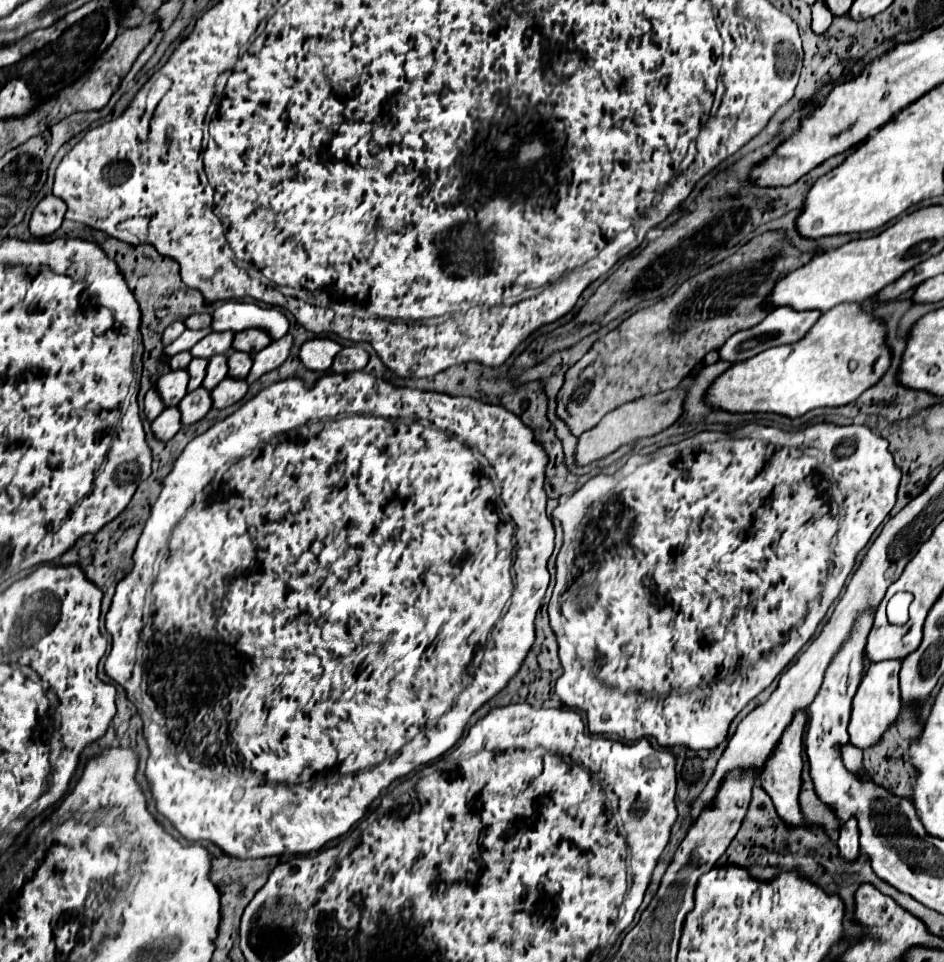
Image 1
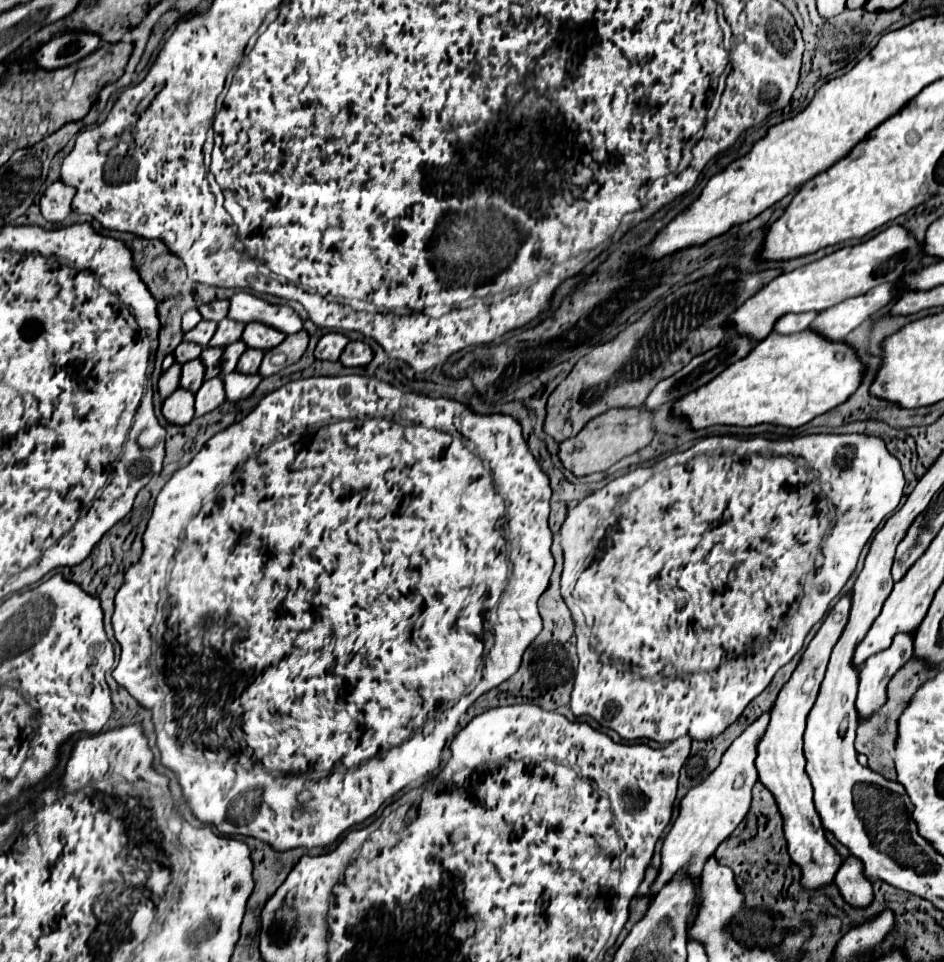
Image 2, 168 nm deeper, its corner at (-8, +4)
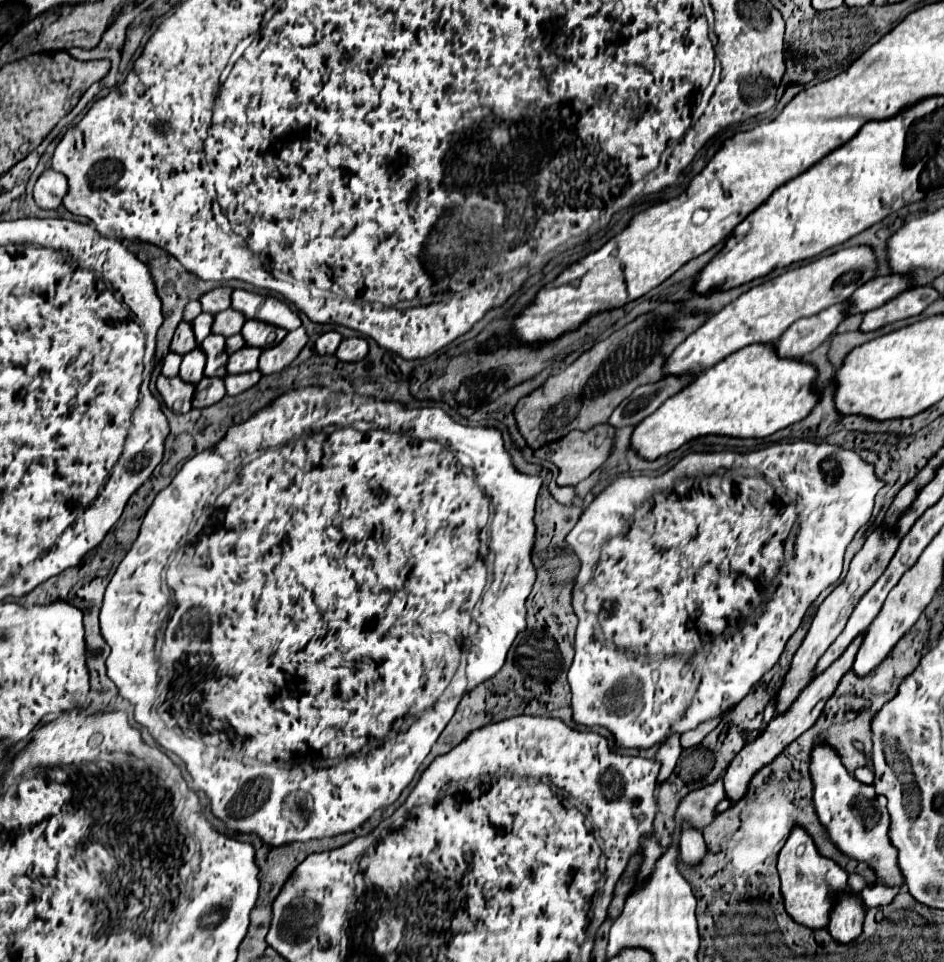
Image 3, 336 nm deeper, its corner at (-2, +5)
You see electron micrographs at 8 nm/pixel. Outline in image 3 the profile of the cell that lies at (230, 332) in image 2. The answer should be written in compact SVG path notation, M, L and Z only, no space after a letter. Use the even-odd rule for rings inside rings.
M226 309L214 315L214 325L212 325L212 333L222 335L222 337L232 337L238 335L242 325L244 325L246 317L242 317L242 313L238 313L236 309Z

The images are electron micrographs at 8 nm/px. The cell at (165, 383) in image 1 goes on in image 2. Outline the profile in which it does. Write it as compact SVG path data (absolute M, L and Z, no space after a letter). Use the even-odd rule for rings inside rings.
M196 358L192 362L186 362L182 366L182 378L180 378L180 386L190 390L190 392L196 392L204 382L204 364Z

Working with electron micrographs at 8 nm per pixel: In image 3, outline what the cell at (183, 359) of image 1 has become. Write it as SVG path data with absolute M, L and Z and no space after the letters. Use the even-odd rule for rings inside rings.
M180 323L176 333L174 333L174 339L172 339L172 345L170 345L170 351L172 353L178 353L178 355L186 355L190 349L196 349L198 343L194 339L194 333L192 333L192 325L190 323Z

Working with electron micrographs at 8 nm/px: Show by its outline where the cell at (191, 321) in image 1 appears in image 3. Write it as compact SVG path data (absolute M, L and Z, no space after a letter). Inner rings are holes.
M216 287L216 289L208 291L208 293L200 299L202 311L206 311L206 313L210 313L210 315L216 315L216 313L228 309L228 307L230 307L230 293L232 293L230 287Z

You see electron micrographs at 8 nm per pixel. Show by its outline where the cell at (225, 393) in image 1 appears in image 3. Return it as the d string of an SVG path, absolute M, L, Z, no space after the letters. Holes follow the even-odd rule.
M250 371L250 373L240 373L240 375L226 375L224 383L226 383L226 393L228 395L240 395L246 389L254 387L260 381L262 373L260 371Z

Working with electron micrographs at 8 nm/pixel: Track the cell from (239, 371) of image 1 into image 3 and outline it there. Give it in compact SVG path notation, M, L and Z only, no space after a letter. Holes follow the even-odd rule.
M244 345L240 351L230 355L230 359L228 359L228 373L248 373L248 371L254 371L258 367L260 353L262 353L260 349Z

